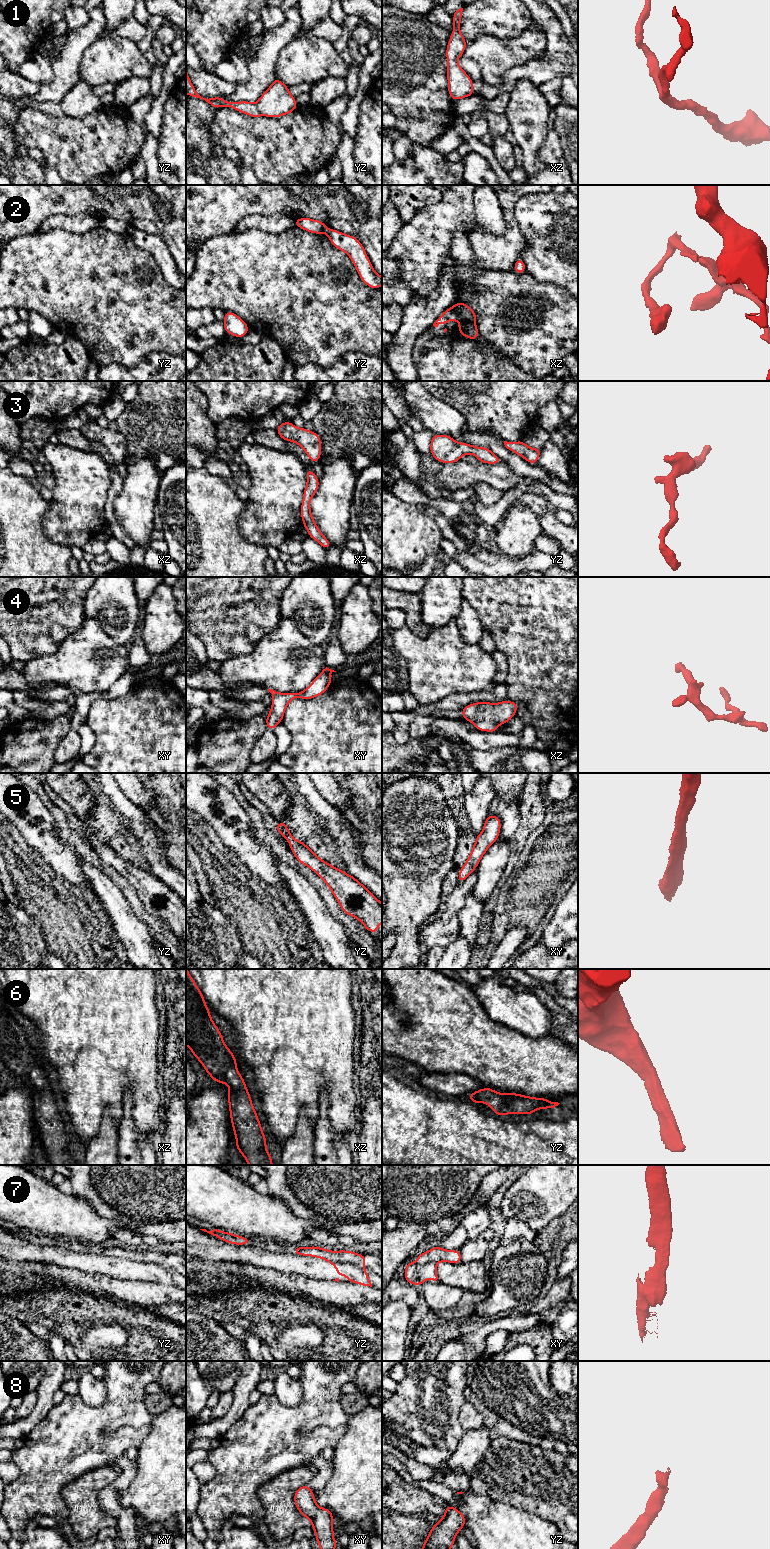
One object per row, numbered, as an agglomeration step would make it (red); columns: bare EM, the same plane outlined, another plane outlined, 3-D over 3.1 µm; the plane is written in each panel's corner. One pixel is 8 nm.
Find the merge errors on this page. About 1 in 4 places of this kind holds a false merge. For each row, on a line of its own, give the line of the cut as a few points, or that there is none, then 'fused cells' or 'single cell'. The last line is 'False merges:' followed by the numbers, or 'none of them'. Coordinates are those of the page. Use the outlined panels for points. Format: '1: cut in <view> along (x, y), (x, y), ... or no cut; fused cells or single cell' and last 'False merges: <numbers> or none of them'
1: no cut; single cell
2: cut in xz along (462, 323), (475, 327); fused cells
3: no cut; single cell
4: no cut; single cell
5: no cut; single cell
6: no cut; single cell
7: cut in yz along (328, 1260), (350, 1262), (359, 1267); fused cells
8: no cut; single cell
False merges: 2, 7

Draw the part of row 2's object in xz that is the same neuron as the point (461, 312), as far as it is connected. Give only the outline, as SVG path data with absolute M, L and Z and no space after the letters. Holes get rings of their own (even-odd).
M456 302L440 315L433 326L438 327L439 324L446 325L448 321L457 320L460 324L476 327L476 318L476 313L466 303Z

